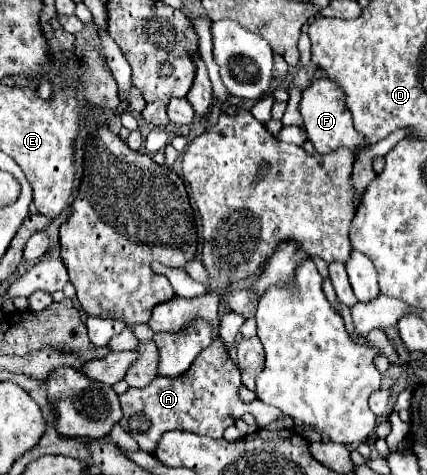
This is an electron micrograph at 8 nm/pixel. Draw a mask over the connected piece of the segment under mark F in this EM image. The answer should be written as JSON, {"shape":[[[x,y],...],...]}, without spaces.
{"shape":[[[320,78],[320,80],[312,82],[302,92],[300,114],[304,118],[304,128],[306,128],[308,140],[314,144],[316,152],[328,154],[328,152],[332,152],[338,146],[346,146],[354,154],[358,154],[358,150],[364,148],[364,138],[354,130],[354,126],[352,126],[352,114],[346,110],[344,92],[330,78]]]}

